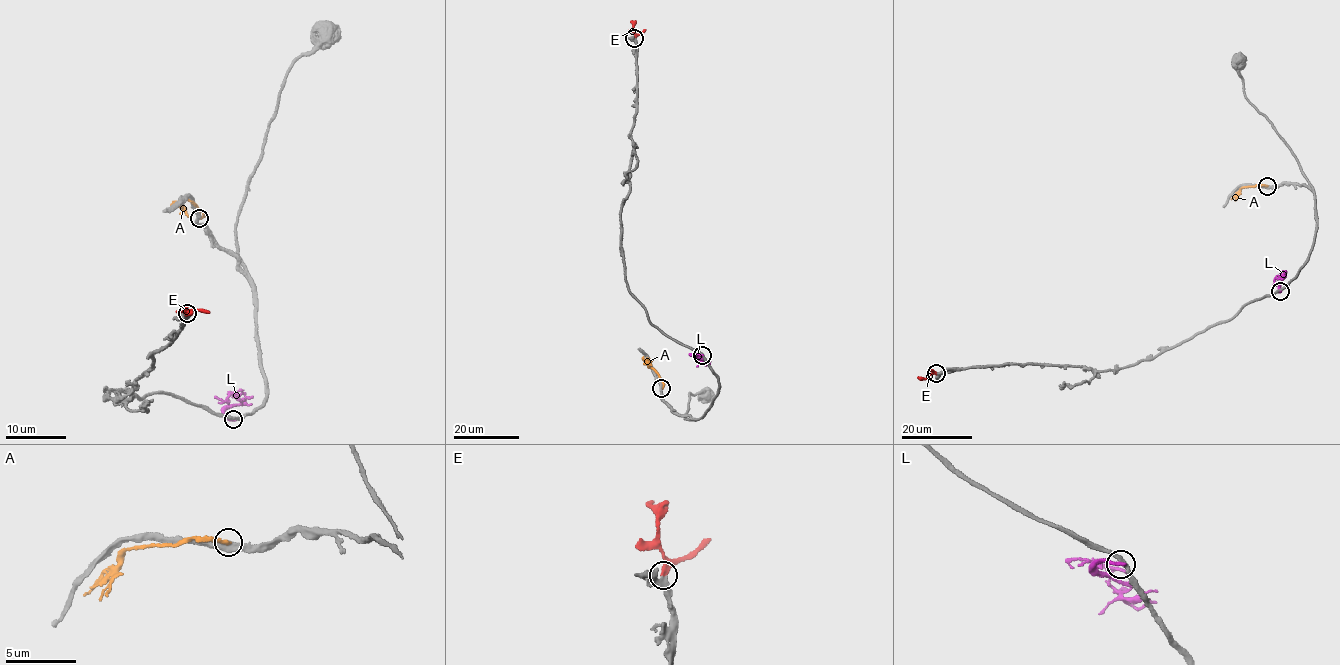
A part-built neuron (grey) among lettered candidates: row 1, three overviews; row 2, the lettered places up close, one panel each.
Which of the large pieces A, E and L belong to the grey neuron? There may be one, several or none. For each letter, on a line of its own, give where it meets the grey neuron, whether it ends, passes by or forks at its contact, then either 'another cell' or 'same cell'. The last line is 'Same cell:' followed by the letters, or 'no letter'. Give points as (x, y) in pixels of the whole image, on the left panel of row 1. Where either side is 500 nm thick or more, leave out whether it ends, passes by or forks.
A: contact (199, 218); it ends; another cell
E: contact (187, 313); it ends; same cell
L: contact (233, 419); it ends; another cell
Same cell: E

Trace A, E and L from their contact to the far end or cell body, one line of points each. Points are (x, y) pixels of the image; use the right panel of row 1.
A: (1267, 186), (1241, 189), (1236, 199)
E: (936, 373), (918, 378)
L: (1281, 290), (1281, 280), (1275, 278), (1275, 283)

